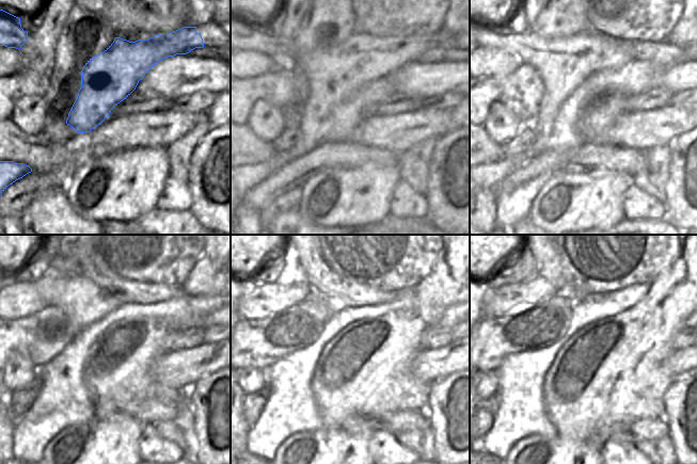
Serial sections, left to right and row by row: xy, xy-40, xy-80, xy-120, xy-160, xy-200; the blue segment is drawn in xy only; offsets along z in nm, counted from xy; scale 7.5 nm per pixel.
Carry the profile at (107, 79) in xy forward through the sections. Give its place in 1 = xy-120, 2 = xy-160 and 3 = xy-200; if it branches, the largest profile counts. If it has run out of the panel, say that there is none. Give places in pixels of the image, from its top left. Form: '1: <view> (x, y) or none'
1: xy-120 (86, 299)
2: xy-160 (338, 292)
3: xy-200 (559, 282)

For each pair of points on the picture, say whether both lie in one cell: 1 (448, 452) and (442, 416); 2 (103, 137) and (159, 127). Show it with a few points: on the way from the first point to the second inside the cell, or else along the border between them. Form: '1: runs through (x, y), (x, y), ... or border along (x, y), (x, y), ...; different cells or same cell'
1: runs through (447, 444), (445, 440), (445, 425); same cell
2: runs through (116, 132), (145, 130); same cell

